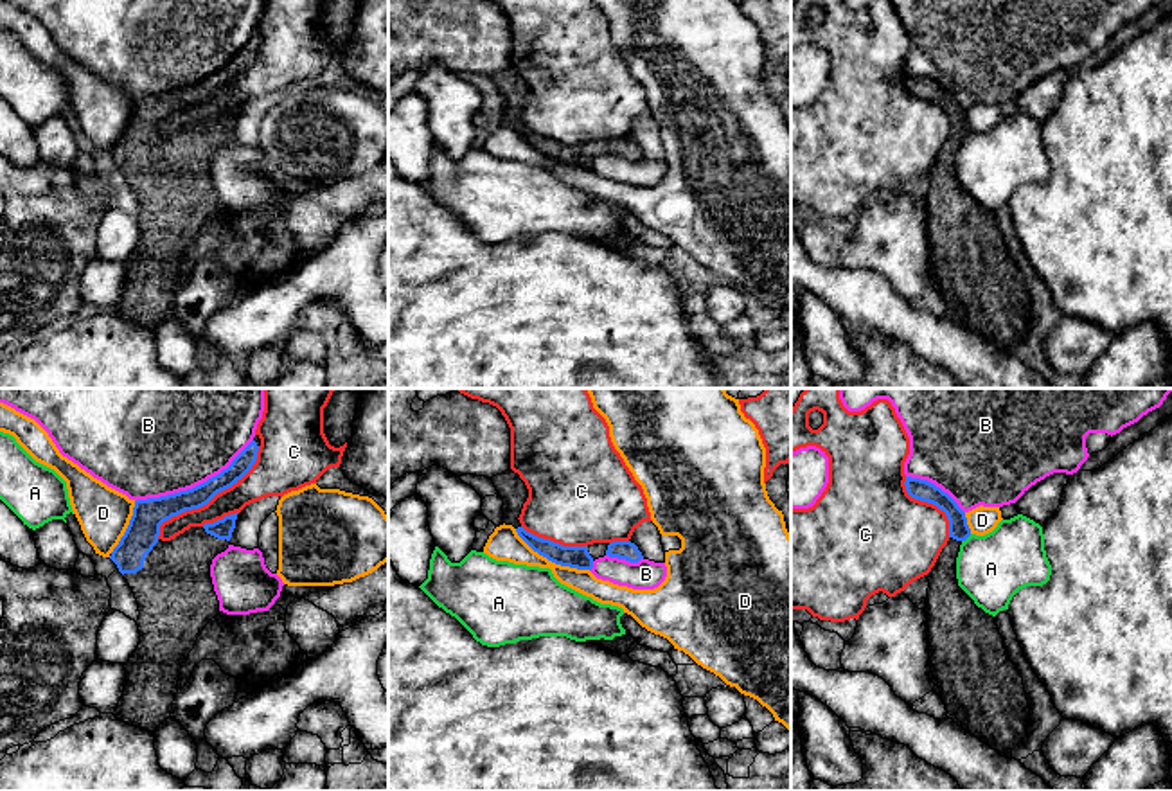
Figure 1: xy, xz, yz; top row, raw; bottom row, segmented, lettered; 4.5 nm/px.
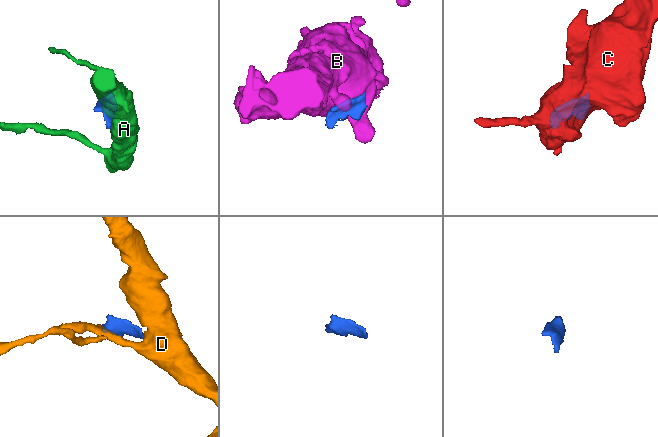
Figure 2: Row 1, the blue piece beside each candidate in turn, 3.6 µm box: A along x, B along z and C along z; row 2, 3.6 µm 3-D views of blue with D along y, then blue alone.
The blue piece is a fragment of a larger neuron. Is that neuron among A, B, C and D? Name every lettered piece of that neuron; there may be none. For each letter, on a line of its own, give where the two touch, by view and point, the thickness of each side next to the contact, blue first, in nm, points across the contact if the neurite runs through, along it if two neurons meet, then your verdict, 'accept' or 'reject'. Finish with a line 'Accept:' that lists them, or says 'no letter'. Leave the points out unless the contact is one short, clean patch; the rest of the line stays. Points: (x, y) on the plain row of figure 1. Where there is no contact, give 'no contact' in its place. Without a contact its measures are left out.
A: contact yz (966, 135); calibres 90 and 320 nm; border yz (971, 132), (962, 139); reject
B: contact xy (196, 83); calibres 140 and 420 nm; reject
C: contact xy (209, 97); calibres 120 and 150 nm; reject
D: contact xz (550, 157); calibres 100 and 150 nm; border xz (514, 126), (534, 148), (549, 157), (588, 168); reject
Accept: no letter

